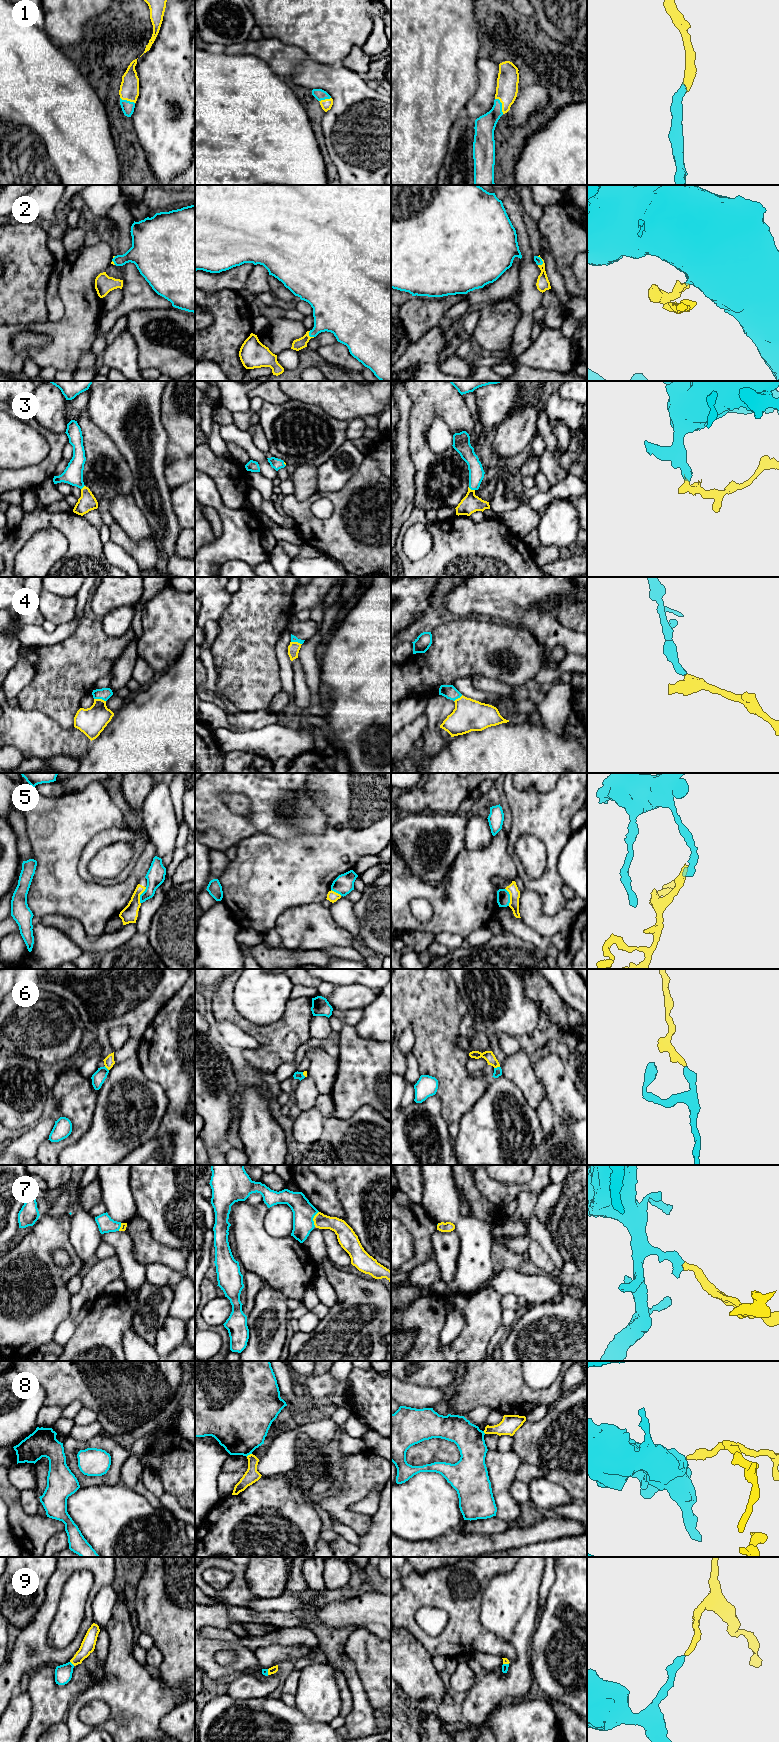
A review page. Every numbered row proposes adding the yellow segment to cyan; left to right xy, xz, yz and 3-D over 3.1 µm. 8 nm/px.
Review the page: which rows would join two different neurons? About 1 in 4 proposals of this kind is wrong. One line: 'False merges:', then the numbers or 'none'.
False merges: 5, 8

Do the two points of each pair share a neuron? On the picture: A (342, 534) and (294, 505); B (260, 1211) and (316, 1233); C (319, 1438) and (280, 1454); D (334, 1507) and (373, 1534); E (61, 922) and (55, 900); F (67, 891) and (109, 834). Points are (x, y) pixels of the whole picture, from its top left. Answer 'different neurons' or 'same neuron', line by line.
A: same neuron
B: different neurons
C: same neuron
D: different neurons
E: different neurons
F: different neurons

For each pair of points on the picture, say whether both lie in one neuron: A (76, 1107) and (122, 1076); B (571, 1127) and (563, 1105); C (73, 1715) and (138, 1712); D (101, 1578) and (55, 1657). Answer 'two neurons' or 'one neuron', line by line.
A: two neurons
B: two neurons
C: one neuron
D: one neuron

